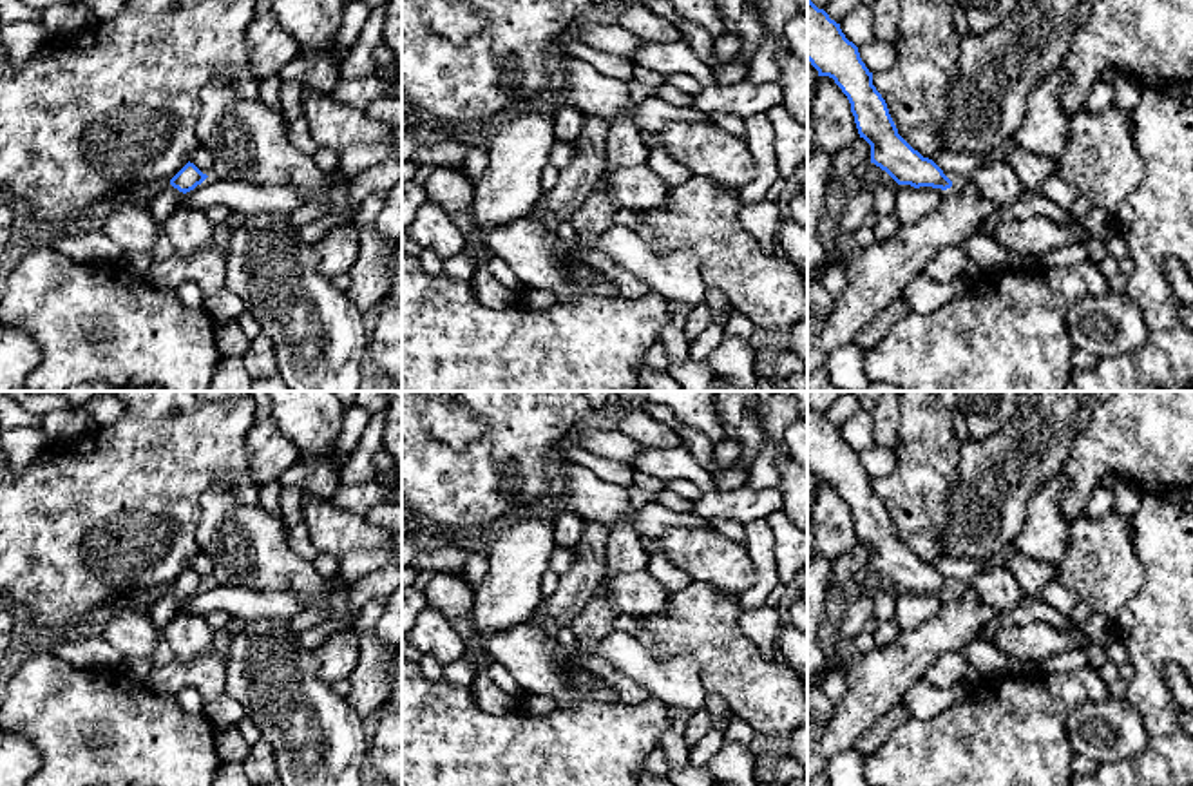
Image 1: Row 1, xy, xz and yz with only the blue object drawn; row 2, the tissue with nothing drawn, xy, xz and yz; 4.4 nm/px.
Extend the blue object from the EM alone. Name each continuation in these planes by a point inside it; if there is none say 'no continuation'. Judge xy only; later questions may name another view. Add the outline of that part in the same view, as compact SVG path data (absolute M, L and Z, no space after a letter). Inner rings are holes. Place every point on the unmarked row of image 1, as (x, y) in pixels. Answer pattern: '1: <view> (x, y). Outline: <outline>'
1: xy (163, 611). Outline: M168 590L150 607L148 618L157 628L157 632L163 632L181 609L183 598Z

